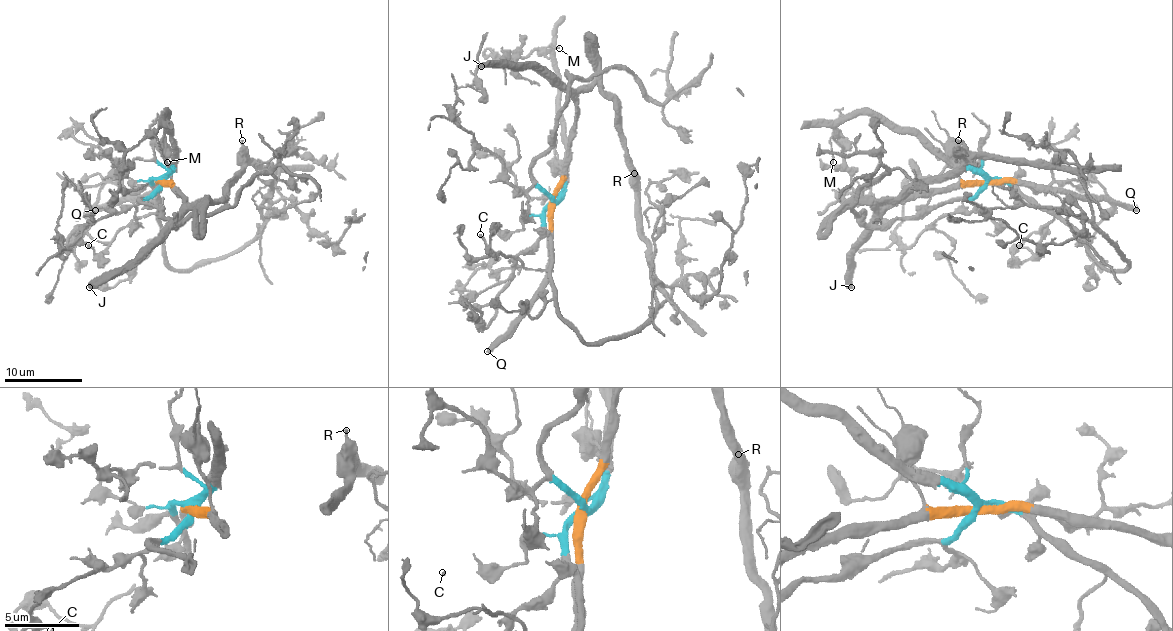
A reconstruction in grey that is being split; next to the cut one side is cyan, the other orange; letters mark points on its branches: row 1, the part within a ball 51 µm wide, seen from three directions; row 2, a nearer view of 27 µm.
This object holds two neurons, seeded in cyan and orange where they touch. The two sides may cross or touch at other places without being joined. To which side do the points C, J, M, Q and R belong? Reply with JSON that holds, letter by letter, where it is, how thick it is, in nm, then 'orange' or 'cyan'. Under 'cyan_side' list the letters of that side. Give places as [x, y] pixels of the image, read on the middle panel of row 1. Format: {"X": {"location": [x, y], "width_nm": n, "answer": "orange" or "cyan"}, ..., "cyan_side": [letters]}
{"C": {"location": [480, 234], "width_nm": 180, "answer": "cyan"}, "J": {"location": [481, 66], "width_nm": 480, "answer": "orange"}, "M": {"location": [559, 48], "width_nm": 120, "answer": "cyan"}, "Q": {"location": [487, 351], "width_nm": 500, "answer": "orange"}, "R": {"location": [634, 173], "width_nm": 160, "answer": "orange"}, "cyan_side": ["C", "M"]}

